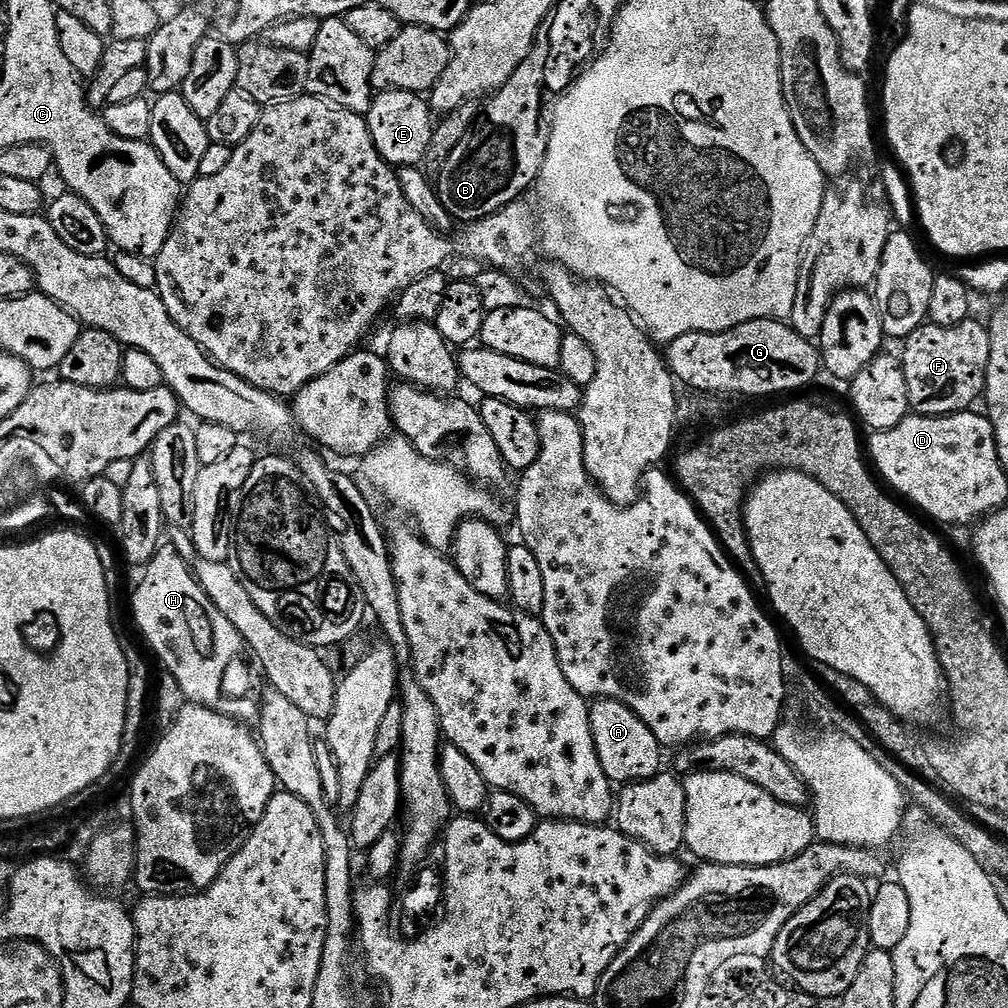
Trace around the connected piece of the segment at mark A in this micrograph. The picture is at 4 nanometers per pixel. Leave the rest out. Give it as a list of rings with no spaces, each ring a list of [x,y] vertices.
[[[596,698],[591,701],[588,717],[598,762],[602,762],[602,770],[613,785],[636,784],[639,780],[649,780],[660,775],[662,746],[658,738],[654,738],[650,726],[646,726],[646,722],[642,722],[642,718],[638,718],[630,706],[617,700]]]

